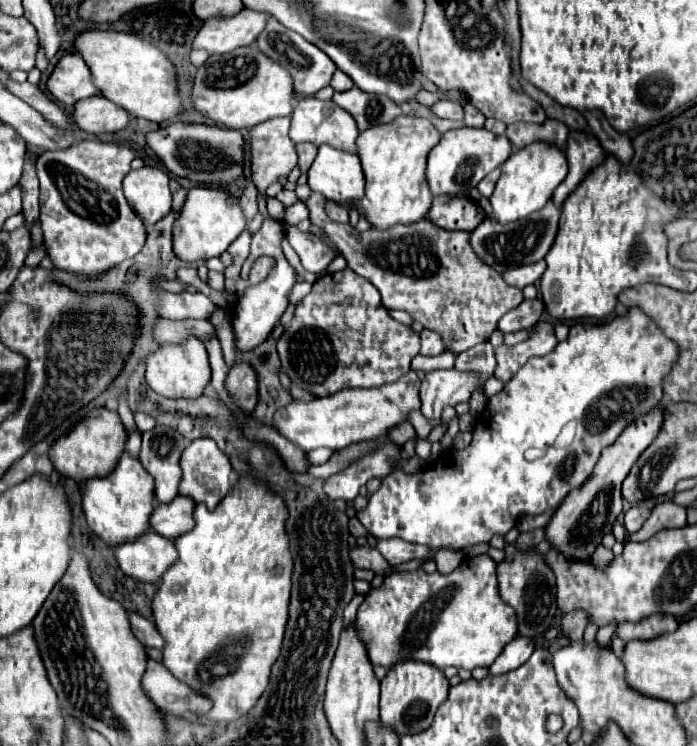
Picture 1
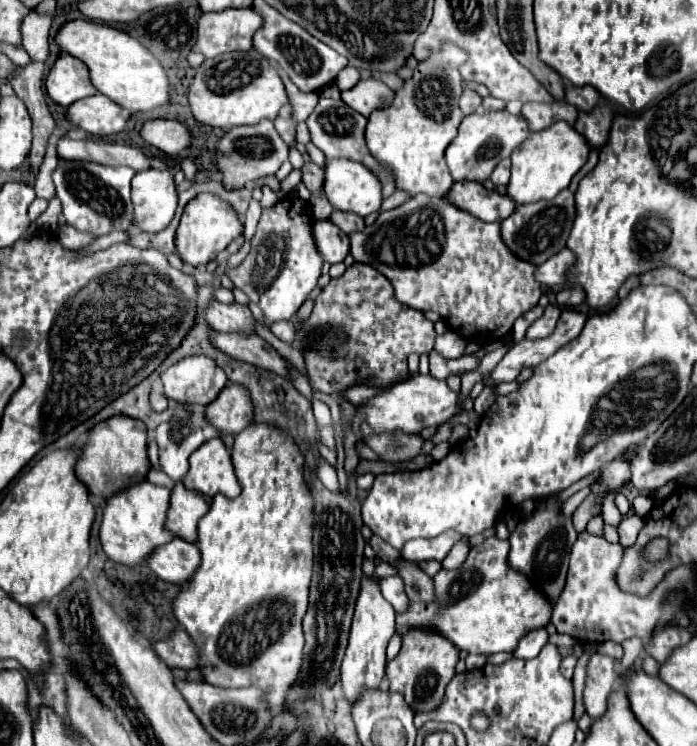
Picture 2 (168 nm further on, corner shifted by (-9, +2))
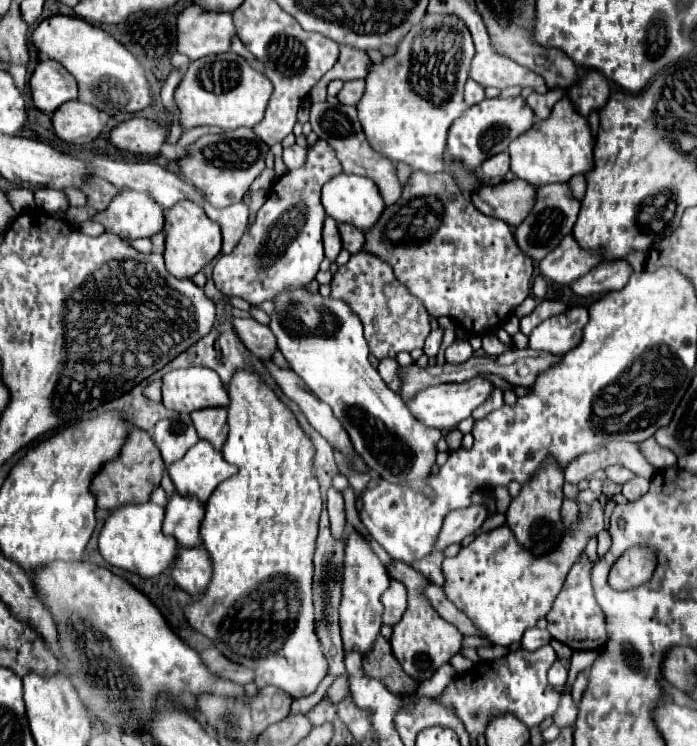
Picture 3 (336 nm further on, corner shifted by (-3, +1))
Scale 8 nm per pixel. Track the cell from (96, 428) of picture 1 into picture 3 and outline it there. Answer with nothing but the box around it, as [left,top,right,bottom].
[92,428,166,512]

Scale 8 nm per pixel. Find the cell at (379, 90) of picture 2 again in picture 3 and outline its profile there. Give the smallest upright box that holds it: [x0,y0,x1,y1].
[338,80,364,106]

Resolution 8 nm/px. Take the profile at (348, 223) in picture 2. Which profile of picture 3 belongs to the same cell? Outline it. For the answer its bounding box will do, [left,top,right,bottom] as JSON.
[340,224,364,254]

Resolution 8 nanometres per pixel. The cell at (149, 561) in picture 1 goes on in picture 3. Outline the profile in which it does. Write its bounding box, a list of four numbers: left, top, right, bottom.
[172,546,212,598]

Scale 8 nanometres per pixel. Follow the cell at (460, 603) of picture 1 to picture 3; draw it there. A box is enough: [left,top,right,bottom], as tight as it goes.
[442,500,604,646]

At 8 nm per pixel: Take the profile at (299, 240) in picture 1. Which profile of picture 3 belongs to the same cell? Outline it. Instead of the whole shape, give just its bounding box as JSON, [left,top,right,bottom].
[324,216,342,260]

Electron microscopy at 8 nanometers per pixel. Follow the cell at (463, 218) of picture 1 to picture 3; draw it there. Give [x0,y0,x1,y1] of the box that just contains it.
[472,178,536,226]

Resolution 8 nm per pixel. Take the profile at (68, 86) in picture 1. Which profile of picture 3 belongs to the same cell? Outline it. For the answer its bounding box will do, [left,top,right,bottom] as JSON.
[30,60,78,114]

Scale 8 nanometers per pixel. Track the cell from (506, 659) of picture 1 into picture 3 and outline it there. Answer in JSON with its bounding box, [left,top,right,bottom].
[522,628,552,650]

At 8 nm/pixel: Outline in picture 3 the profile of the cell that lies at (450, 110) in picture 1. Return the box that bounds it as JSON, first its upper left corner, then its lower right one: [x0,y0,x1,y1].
[464,78,486,106]

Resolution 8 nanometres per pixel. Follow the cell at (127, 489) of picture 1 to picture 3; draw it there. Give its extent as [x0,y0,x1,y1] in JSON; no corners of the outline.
[100,502,178,578]

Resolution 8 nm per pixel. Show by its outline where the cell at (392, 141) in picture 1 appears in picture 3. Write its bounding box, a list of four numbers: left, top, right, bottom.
[358,14,474,172]

